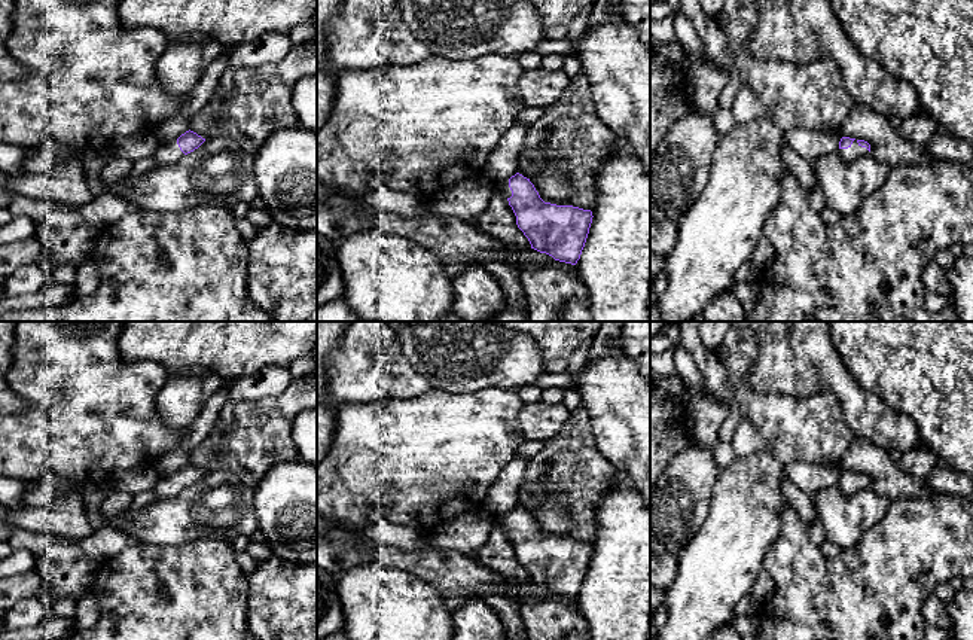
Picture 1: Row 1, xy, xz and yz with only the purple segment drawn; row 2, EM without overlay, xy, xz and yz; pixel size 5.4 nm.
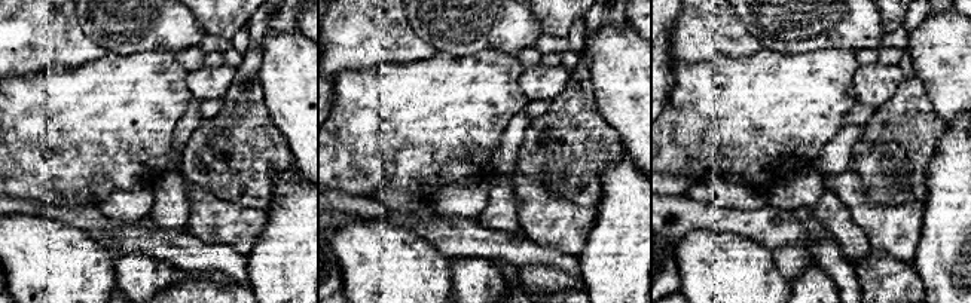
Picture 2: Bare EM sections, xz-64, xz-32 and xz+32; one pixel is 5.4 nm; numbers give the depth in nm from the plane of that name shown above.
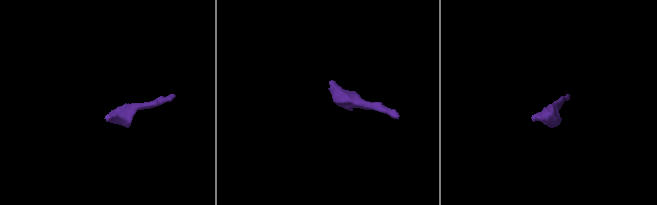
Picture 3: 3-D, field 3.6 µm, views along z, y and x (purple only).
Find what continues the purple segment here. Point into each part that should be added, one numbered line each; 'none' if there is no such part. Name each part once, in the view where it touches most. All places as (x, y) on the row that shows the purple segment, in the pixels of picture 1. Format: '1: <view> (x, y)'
1: yz (856, 151)

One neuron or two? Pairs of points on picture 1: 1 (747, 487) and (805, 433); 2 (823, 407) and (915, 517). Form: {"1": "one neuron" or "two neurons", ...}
{"1": "one neuron", "2": "two neurons"}

